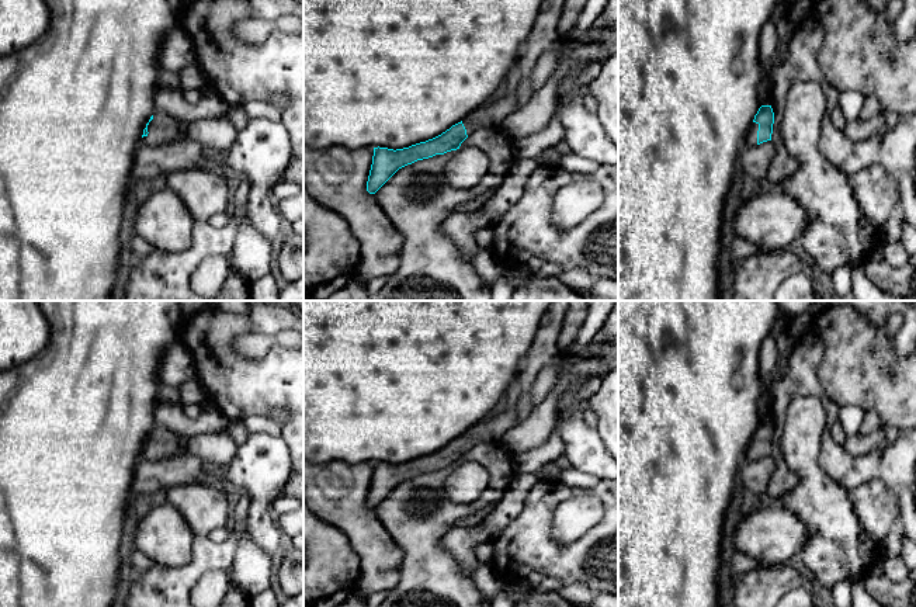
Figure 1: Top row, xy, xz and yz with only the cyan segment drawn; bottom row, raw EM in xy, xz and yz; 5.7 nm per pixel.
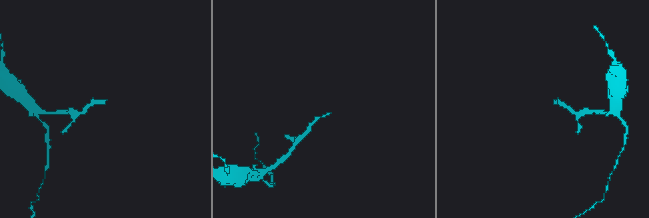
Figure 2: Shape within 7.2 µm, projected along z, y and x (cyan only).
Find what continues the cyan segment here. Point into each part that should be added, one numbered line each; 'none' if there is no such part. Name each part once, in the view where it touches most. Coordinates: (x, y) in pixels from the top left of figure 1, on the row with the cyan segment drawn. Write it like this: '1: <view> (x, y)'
1: xy (163, 128)

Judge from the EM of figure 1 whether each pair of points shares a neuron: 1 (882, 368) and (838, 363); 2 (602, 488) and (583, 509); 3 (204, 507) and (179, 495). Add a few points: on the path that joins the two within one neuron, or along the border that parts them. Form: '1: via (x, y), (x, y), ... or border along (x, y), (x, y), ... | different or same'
1: via (871, 368), (860, 368), (854, 363), (849, 363) | same
2: border along (564, 502), (575, 496), (593, 493), (603, 506) | different
3: via (198, 503), (184, 498) | same

